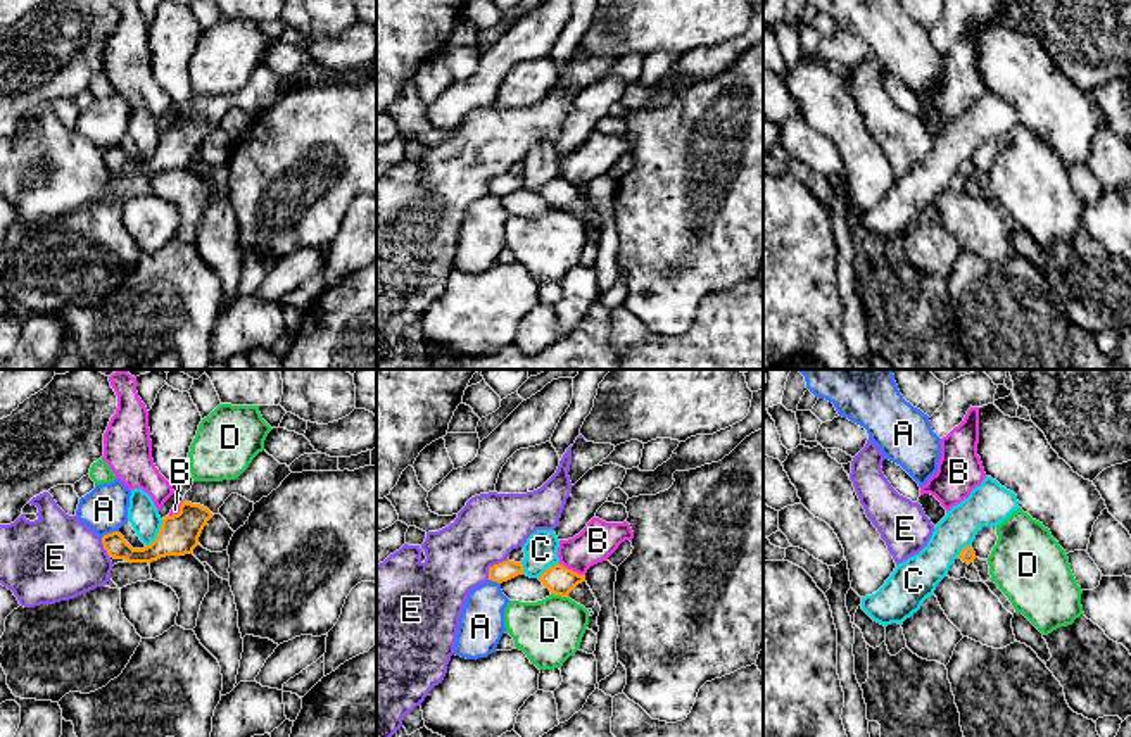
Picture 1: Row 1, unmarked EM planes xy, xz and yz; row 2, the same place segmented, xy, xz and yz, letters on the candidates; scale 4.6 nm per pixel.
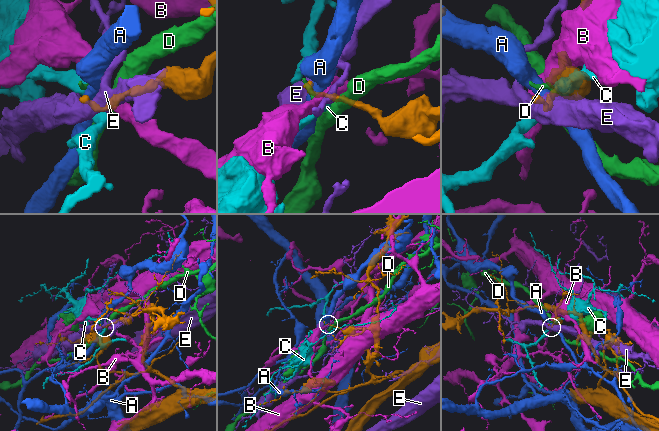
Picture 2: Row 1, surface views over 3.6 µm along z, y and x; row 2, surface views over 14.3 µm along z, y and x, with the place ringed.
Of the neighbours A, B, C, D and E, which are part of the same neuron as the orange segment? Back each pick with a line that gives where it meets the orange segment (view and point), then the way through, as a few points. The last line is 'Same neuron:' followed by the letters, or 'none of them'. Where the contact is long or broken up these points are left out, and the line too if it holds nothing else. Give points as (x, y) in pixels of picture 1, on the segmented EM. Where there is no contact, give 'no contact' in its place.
Same neuron: none of them

